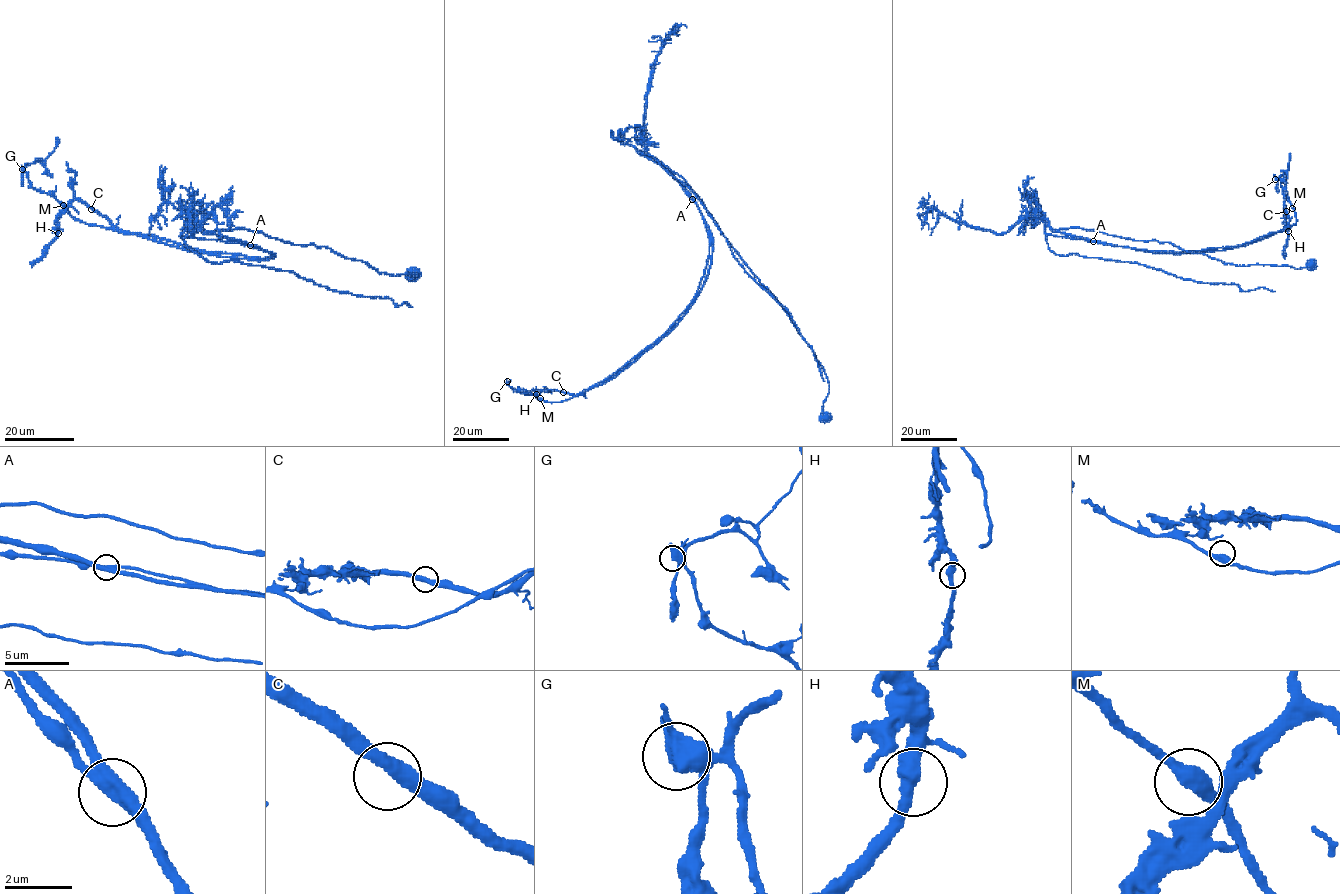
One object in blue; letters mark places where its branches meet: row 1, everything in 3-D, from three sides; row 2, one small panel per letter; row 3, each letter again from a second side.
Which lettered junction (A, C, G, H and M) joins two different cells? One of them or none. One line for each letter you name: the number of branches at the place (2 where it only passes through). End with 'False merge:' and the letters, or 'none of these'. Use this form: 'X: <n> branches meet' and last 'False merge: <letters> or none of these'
A: 2 branches meet
False merge: A

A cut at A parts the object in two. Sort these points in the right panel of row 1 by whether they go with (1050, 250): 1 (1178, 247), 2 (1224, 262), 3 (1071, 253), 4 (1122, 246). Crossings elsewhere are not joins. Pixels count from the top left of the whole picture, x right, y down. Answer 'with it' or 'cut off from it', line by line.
1: cut off from it
2: cut off from it
3: with it
4: cut off from it

